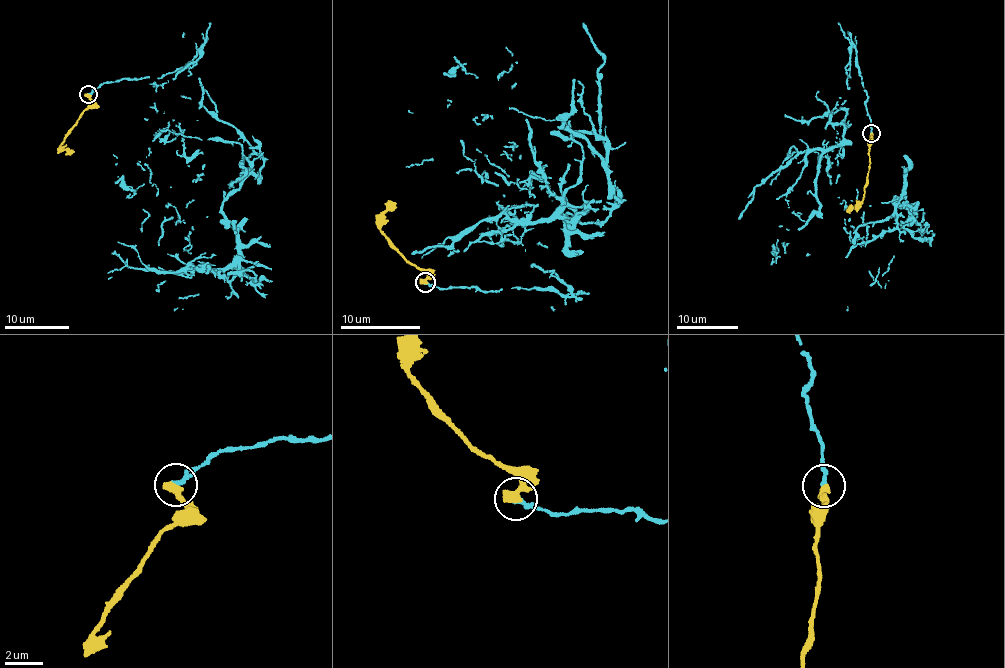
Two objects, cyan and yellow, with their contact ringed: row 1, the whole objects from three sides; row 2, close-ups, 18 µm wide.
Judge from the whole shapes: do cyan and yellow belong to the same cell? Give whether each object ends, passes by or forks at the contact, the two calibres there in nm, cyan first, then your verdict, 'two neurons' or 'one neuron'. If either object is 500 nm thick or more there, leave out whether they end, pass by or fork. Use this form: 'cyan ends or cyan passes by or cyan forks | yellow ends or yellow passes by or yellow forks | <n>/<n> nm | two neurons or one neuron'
cyan ends | yellow ends | 220/440 nm | two neurons

